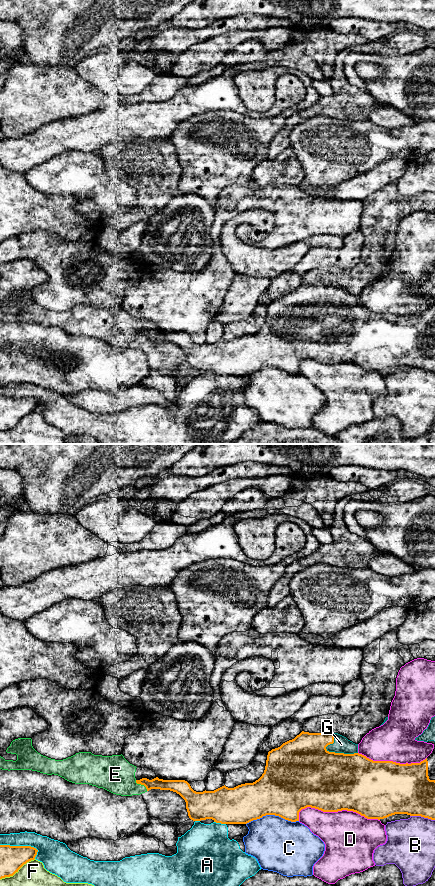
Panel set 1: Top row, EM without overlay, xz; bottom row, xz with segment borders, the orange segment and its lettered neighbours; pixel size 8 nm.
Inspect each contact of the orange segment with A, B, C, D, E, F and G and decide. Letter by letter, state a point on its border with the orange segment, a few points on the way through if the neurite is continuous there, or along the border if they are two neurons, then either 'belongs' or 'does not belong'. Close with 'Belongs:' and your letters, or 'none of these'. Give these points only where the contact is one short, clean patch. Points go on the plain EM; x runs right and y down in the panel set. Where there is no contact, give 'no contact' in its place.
A: contact xz (19, 398); does not belong
B: contact xz (422, 368); does not belong
C: contact xz (272, 366); does not belong
D: contact xz (339, 362); does not belong
E: contact xz (141, 336); does not belong
F: contact xz (17, 422); does not belong
G: contact xz (341, 305); belongs
Belongs: G

